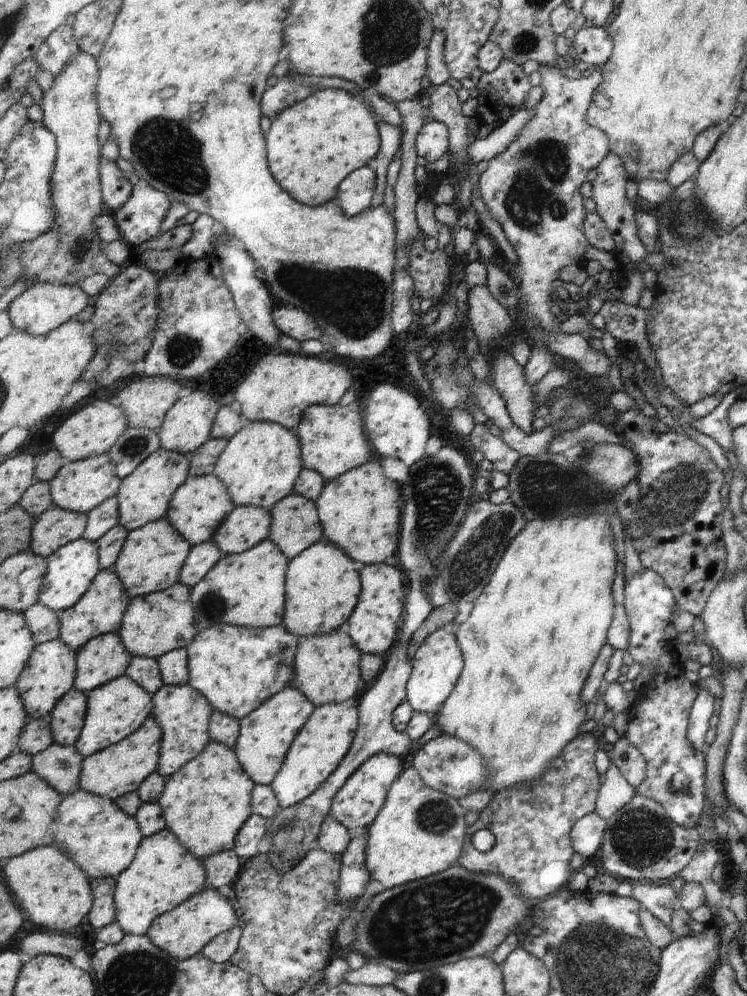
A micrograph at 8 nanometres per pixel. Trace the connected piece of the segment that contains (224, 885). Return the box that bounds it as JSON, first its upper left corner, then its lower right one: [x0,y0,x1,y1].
[206,849,244,891]

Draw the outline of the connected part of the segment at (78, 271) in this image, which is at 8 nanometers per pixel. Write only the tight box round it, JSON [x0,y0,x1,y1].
[21,51,123,285]

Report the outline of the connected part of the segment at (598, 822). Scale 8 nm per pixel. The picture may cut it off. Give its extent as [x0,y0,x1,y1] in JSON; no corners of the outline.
[573,812,607,862]

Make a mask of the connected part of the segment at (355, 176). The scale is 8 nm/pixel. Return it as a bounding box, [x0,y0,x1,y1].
[337,165,378,218]

